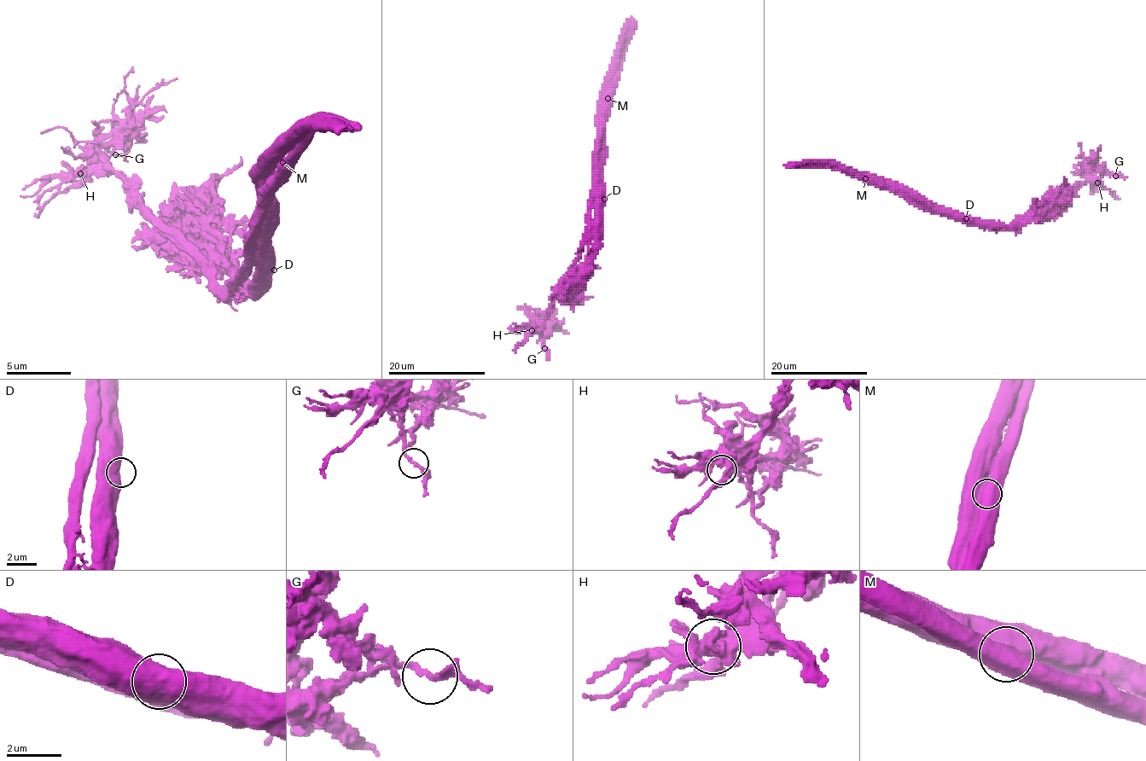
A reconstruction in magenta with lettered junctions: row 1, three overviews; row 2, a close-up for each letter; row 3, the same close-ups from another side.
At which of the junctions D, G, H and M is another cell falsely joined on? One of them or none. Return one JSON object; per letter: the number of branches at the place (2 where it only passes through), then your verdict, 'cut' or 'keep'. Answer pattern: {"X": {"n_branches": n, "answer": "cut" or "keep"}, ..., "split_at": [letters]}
{"D": {"n_branches": 1, "answer": "keep"}, "G": {"n_branches": 2, "answer": "keep"}, "H": {"n_branches": 3, "answer": "keep"}, "M": {"n_branches": 1, "answer": "cut"}, "split_at": ["M"]}

